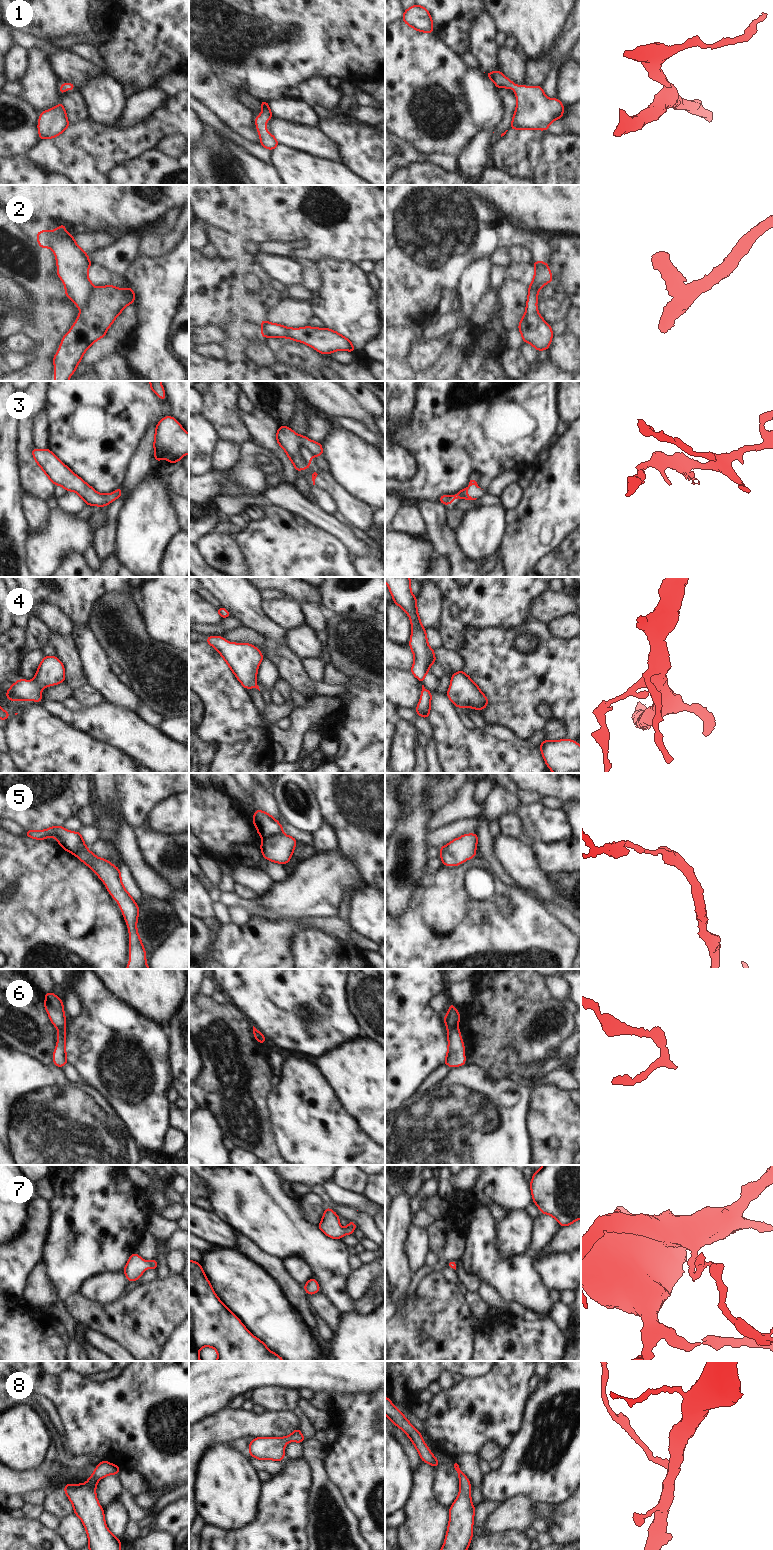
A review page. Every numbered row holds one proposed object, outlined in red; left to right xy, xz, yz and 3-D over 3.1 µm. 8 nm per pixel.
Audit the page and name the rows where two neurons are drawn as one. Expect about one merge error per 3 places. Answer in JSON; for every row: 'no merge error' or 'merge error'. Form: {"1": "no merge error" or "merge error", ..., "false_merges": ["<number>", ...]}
{"1": "no merge error", "2": "merge error", "3": "no merge error", "4": "no merge error", "5": "merge error", "6": "merge error", "7": "no merge error", "8": "no merge error", "false_merges": ["2", "5", "6"]}

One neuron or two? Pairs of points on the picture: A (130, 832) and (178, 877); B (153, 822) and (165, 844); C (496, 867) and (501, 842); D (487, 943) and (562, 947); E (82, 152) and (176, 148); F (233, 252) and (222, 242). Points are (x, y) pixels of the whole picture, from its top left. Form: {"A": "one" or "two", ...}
{"A": "two", "B": "two", "C": "two", "D": "one", "E": "two", "F": "one"}

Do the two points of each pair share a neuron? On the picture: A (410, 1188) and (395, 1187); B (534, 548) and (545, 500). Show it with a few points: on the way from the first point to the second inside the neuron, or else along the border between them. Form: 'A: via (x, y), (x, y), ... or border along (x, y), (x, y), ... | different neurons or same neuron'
A: via (406, 1187), (399, 1187) | same neuron
B: via (534, 536), (534, 529), (545, 516), (545, 512) | same neuron

